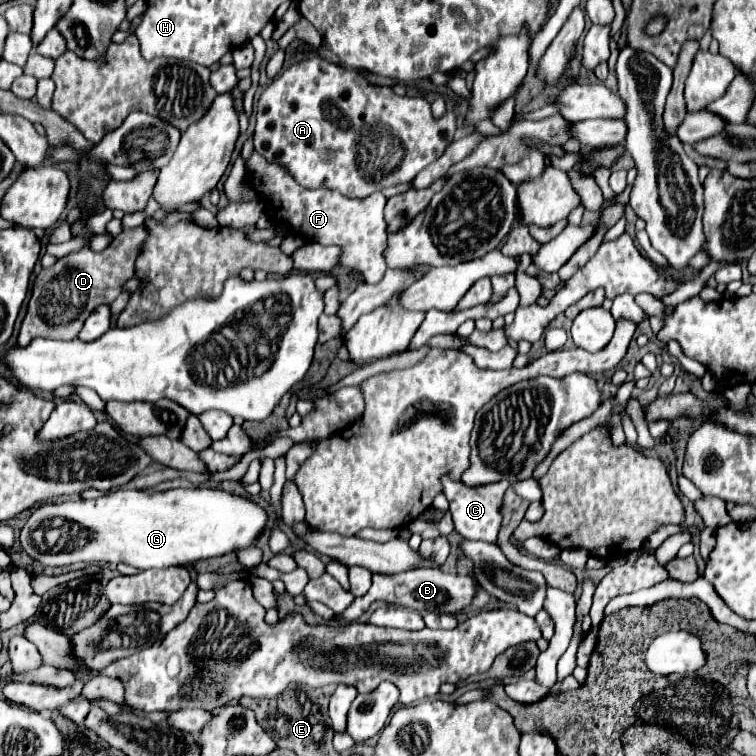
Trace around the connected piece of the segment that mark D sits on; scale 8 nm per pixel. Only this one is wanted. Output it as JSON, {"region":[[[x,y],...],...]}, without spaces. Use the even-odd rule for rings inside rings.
{"region":[[[138,225],[122,231],[112,241],[112,245],[100,253],[84,247],[78,253],[70,253],[58,259],[56,265],[42,269],[32,287],[32,297],[20,327],[18,343],[28,345],[34,337],[76,339],[88,315],[102,303],[110,305],[122,293],[126,281],[136,277],[136,257],[140,255],[140,249],[148,237],[148,227]]]}

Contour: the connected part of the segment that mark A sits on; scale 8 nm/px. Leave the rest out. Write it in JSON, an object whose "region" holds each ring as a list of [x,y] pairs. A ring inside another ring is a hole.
{"region":[[[306,57],[306,59],[290,65],[286,71],[282,71],[262,93],[262,97],[258,101],[258,121],[256,121],[256,129],[254,129],[254,149],[258,153],[262,153],[268,161],[276,161],[282,167],[286,167],[286,171],[306,189],[326,187],[326,189],[338,189],[342,195],[348,195],[348,197],[368,197],[374,191],[382,191],[386,187],[400,185],[400,183],[410,183],[422,169],[426,169],[432,161],[436,161],[436,157],[440,157],[440,153],[444,153],[444,149],[454,141],[454,133],[456,133],[454,107],[448,107],[440,119],[434,119],[430,103],[424,97],[418,97],[418,95],[416,97],[408,97],[408,95],[400,97],[390,87],[374,85],[364,75],[360,75],[356,71],[348,71],[340,65],[324,61],[322,57]]]}

